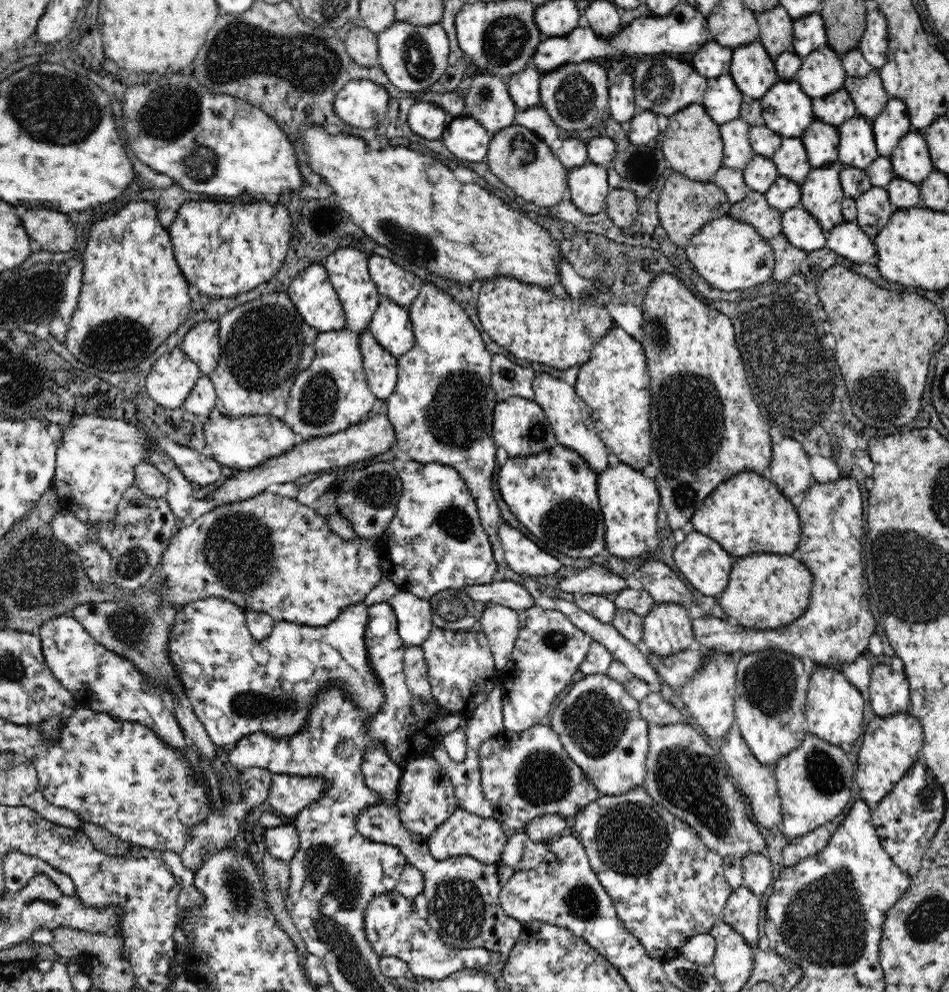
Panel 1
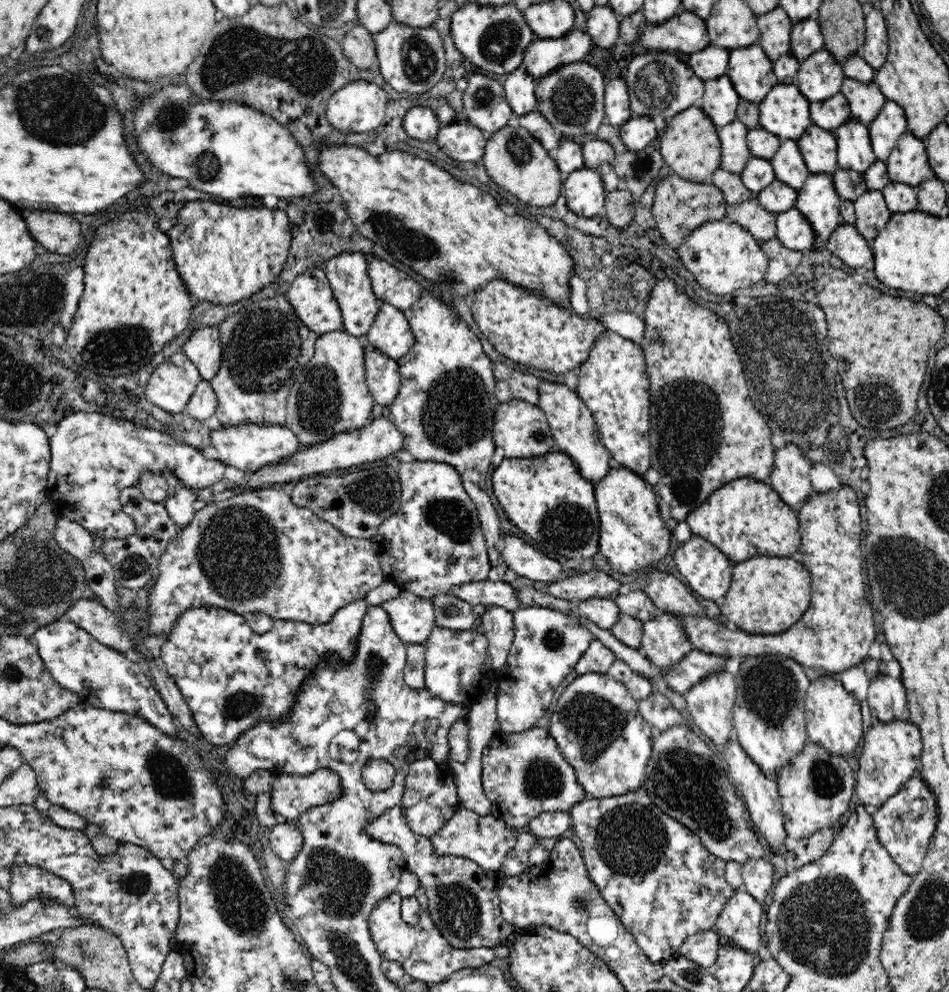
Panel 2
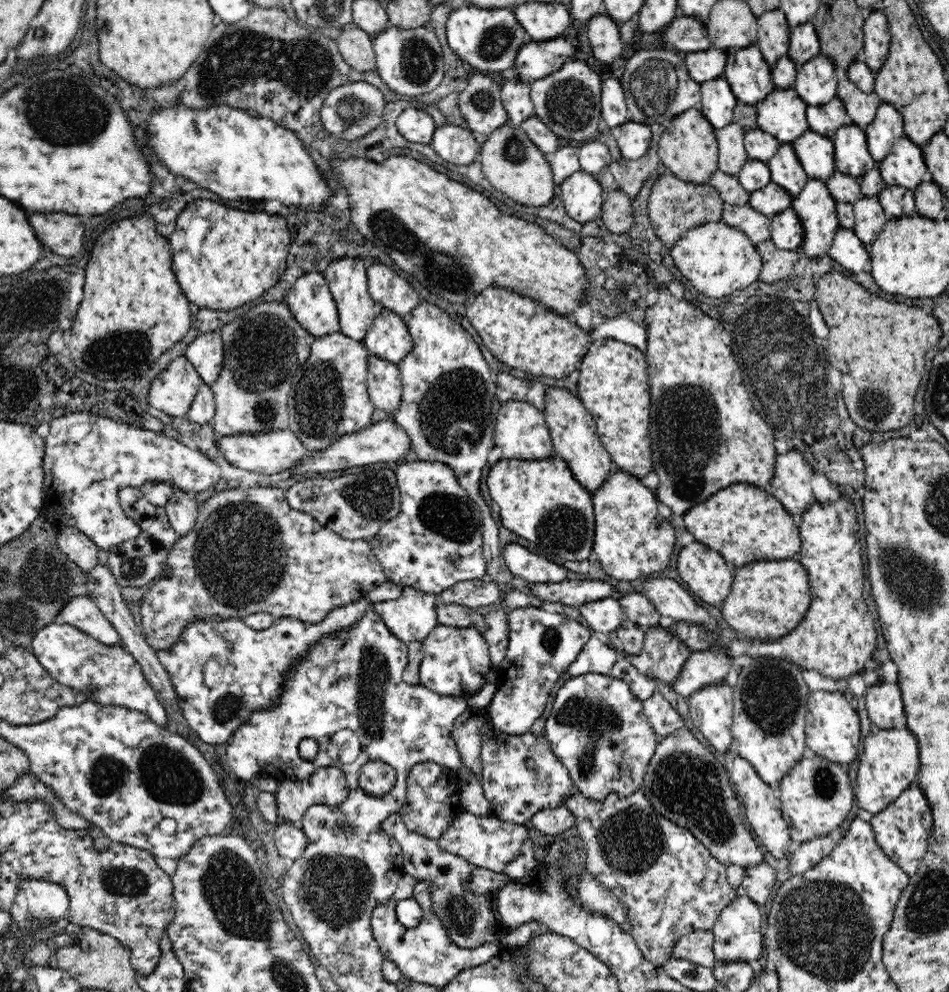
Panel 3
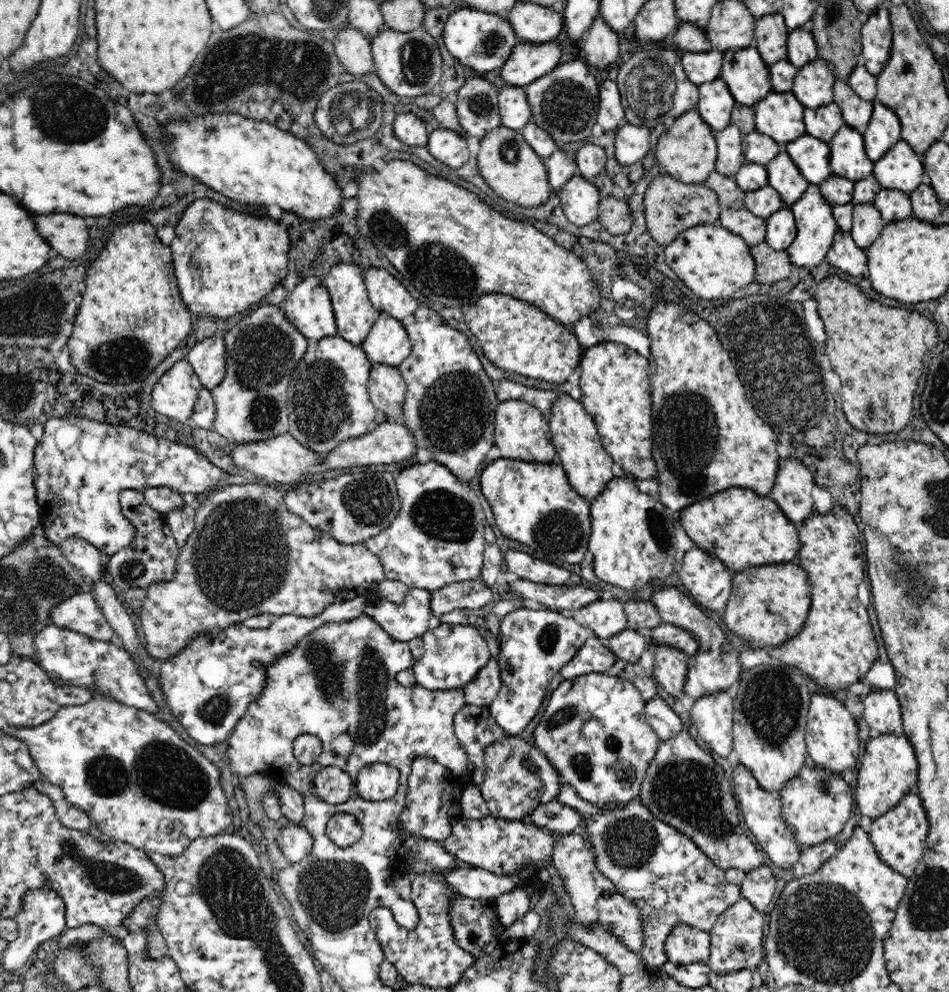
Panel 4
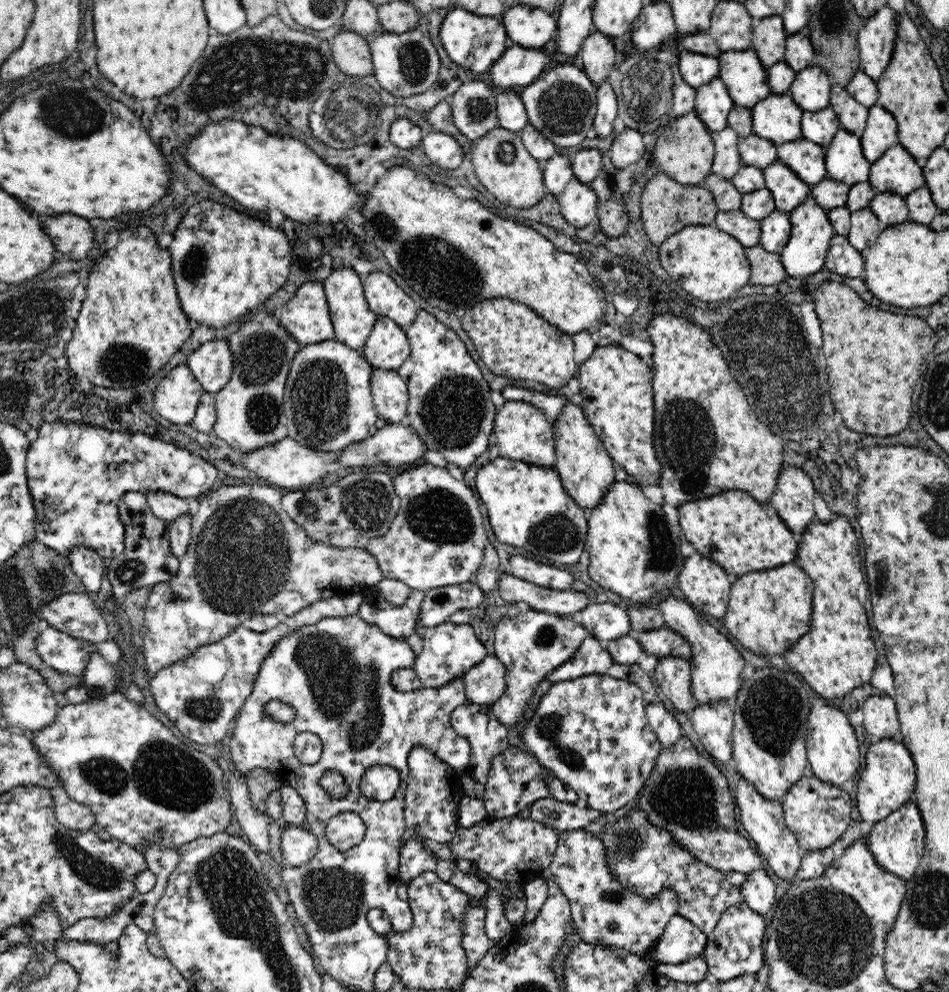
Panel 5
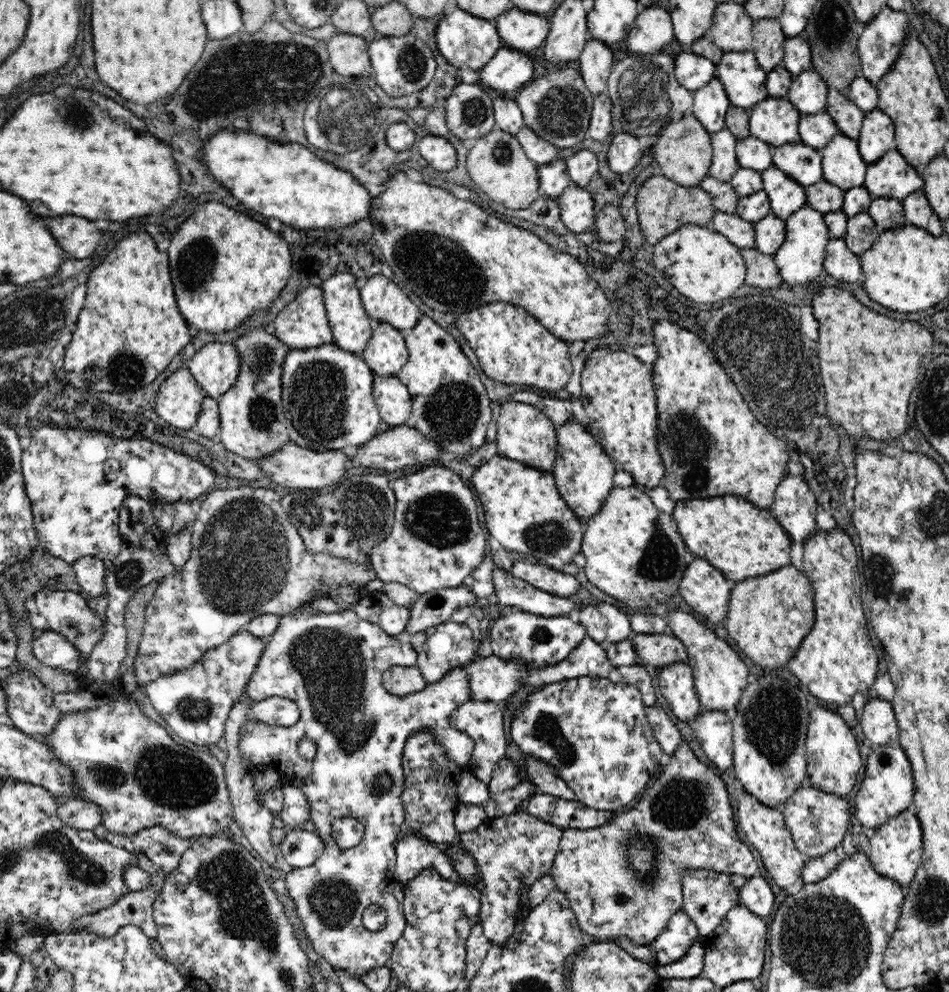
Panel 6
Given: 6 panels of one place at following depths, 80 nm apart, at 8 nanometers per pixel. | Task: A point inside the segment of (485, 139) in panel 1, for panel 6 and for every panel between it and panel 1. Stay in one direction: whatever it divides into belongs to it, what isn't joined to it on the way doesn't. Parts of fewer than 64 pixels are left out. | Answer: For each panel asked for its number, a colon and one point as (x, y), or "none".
2: (462, 141)
3: (455, 144)
4: (448, 147)
5: (443, 150)
6: (439, 153)

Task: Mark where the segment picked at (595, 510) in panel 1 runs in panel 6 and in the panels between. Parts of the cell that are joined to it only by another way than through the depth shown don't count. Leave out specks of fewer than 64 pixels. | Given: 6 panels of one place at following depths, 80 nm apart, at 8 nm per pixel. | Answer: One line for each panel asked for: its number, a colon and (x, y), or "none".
2: (545, 497)
3: (539, 500)
4: (532, 503)
5: (527, 506)
6: (524, 512)

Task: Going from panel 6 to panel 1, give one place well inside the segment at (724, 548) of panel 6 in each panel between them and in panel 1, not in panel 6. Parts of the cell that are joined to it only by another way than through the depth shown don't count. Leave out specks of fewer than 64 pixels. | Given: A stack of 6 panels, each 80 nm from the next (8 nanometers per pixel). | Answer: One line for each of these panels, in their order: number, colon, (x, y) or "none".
1: (747, 514)
2: (745, 518)
3: (744, 524)
4: (737, 526)
5: (733, 529)

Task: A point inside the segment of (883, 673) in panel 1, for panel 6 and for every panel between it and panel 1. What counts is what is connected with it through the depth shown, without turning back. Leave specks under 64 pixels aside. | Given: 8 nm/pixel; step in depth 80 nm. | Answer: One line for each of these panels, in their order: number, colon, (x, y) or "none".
2: (886, 697)
3: (883, 703)
4: (882, 710)
5: (880, 718)
6: (878, 722)

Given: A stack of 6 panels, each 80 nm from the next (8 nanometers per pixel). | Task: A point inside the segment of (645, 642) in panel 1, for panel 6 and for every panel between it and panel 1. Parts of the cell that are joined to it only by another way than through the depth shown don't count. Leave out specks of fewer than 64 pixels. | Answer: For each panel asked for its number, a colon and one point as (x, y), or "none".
2: (664, 642)
3: (668, 655)
4: (670, 666)
5: (672, 674)
6: (676, 683)

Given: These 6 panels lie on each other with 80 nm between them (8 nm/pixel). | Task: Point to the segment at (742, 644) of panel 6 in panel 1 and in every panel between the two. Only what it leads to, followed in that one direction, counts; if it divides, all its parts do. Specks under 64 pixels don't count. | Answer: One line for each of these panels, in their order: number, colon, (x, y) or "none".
1: (766, 591)
2: (767, 595)
3: (768, 599)
4: (769, 604)
5: (768, 612)

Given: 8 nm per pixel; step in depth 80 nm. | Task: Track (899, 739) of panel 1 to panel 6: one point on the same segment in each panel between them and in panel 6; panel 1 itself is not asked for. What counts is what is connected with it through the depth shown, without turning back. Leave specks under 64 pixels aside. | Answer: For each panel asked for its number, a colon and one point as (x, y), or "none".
2: (891, 754)
3: (889, 765)
4: (889, 772)
5: (888, 781)
6: (887, 790)

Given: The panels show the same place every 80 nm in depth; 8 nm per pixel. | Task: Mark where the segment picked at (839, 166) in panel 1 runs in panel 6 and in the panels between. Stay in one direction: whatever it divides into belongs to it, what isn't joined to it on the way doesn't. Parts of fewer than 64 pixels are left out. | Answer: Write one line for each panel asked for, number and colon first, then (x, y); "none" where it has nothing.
2: (817, 200)
3: (816, 209)
4: (815, 227)
5: (811, 232)
6: (799, 260)

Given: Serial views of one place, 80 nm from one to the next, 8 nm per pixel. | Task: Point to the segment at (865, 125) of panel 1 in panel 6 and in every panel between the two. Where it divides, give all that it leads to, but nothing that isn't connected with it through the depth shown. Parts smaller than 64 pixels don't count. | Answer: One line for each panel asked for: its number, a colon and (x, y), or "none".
2: (854, 152)
3: (851, 157)
4: (848, 159)
5: (844, 160)
6: (842, 166)

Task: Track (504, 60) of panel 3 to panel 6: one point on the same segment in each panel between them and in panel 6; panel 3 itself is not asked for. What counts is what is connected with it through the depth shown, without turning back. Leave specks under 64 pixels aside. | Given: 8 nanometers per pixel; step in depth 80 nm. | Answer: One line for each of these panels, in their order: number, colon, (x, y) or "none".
4: (483, 41)
5: (474, 42)
6: (464, 40)

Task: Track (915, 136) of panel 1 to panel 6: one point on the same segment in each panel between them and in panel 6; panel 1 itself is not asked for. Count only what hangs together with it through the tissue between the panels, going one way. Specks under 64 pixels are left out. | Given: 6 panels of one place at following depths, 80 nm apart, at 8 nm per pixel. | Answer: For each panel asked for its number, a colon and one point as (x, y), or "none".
2: (908, 163)
3: (904, 165)
4: (901, 168)
5: (896, 172)
6: (891, 176)

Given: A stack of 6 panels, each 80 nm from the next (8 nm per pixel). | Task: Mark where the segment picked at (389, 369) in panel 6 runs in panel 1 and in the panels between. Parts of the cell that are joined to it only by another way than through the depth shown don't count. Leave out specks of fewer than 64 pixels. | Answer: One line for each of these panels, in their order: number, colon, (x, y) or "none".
1: (391, 327)
2: (390, 333)
3: (389, 339)
4: (388, 343)
5: (387, 348)

